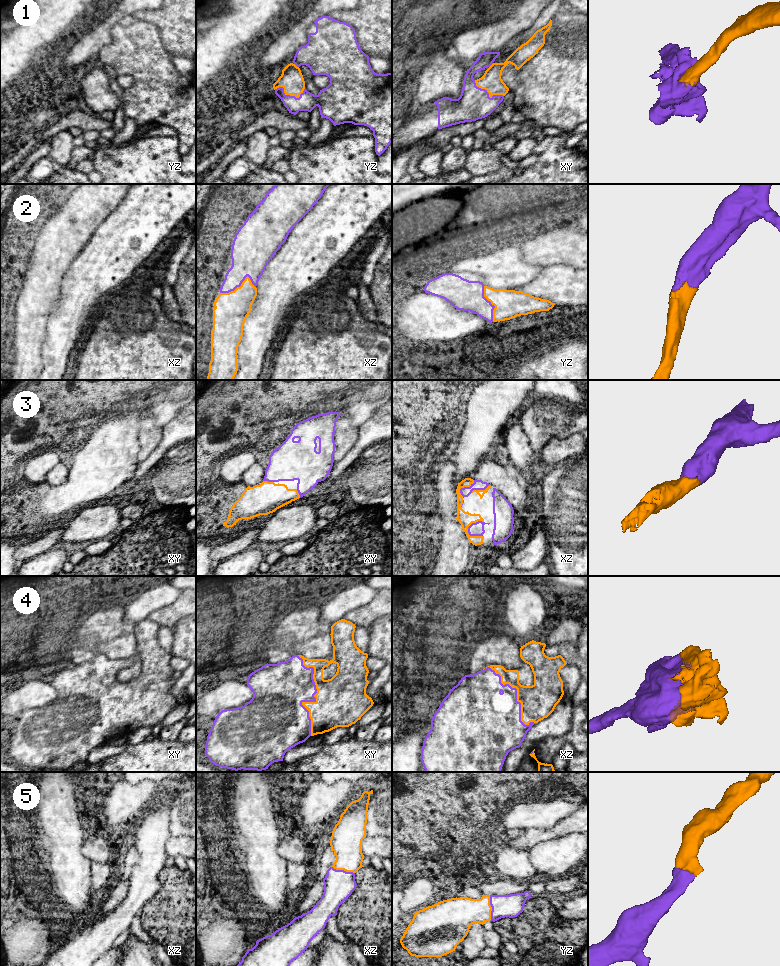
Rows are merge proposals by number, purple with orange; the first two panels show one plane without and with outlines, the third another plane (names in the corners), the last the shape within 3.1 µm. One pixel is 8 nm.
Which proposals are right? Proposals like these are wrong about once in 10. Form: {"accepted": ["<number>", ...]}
{"accepted": ["1", "2", "3", "4", "5"]}

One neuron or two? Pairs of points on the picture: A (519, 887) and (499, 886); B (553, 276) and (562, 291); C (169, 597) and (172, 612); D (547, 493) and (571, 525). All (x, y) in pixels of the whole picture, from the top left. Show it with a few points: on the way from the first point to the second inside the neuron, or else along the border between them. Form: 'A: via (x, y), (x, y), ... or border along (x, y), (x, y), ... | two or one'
A: via (514, 887), (504, 886) | one
B: via (557, 280), (562, 287) | one
C: border along (181, 592), (170, 604), (150, 614) | two
D: via (555, 501), (571, 517) | one

